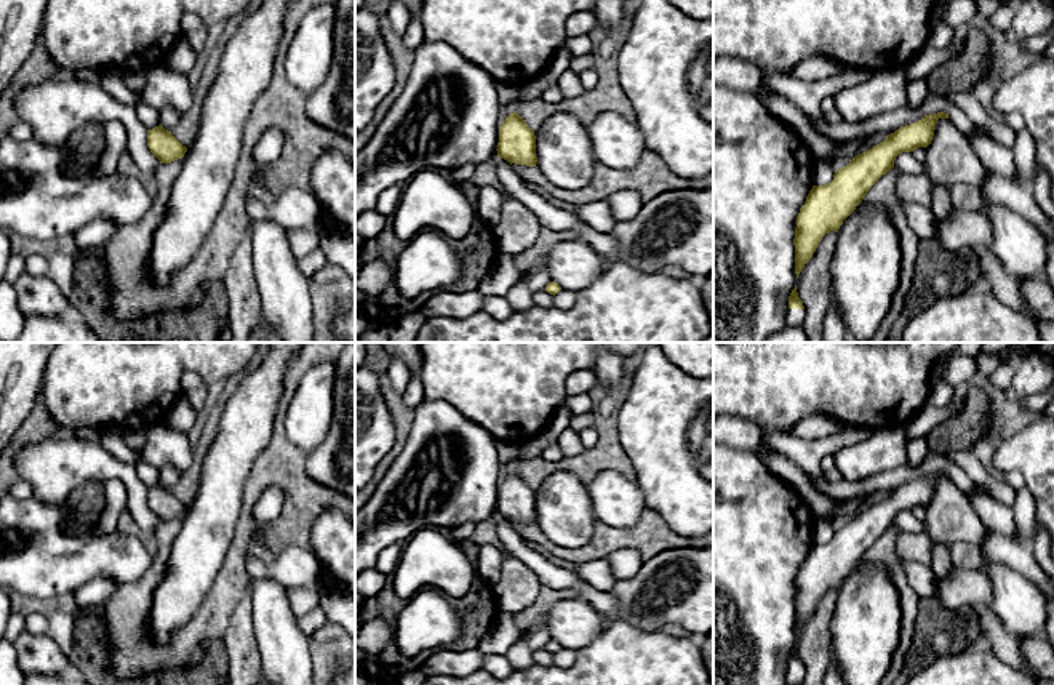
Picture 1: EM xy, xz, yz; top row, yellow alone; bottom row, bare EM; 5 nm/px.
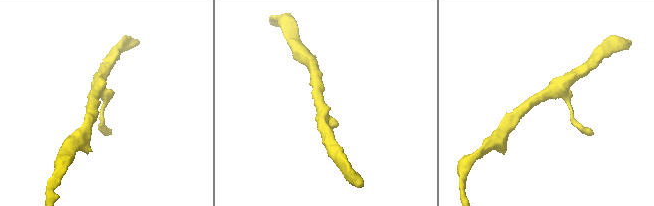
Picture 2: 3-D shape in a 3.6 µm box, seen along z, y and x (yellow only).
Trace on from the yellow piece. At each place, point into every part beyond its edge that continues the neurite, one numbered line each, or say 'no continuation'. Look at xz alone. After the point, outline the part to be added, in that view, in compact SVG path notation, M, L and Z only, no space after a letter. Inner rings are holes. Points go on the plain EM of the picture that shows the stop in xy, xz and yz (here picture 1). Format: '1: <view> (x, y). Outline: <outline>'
no continuation

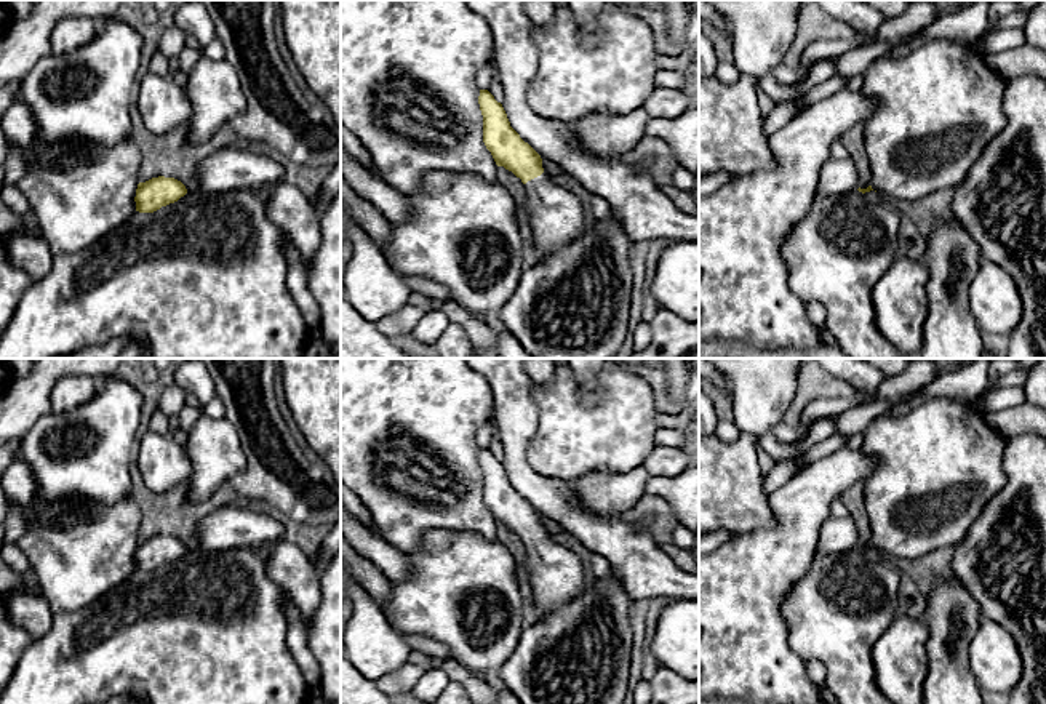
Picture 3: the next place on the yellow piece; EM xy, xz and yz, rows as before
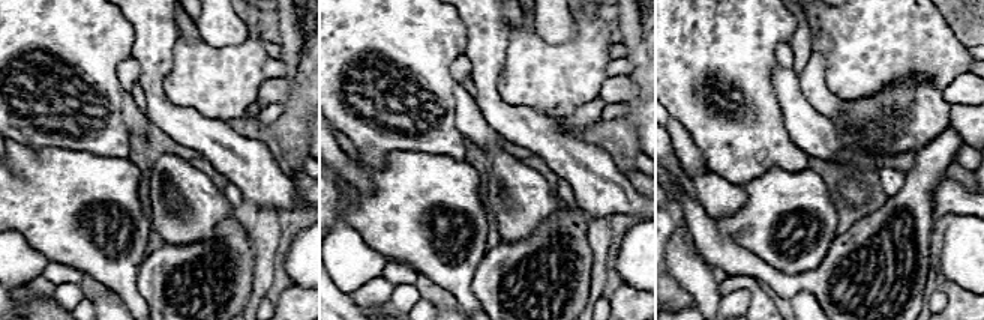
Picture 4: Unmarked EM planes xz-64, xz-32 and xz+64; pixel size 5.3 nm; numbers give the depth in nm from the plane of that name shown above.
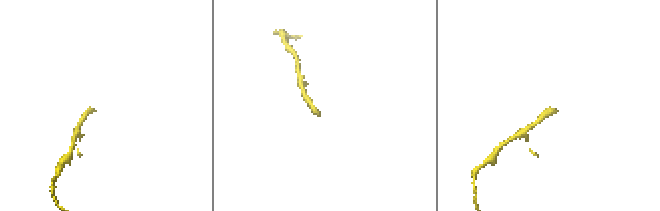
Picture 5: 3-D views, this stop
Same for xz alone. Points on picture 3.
1: xz (554, 575). Outline: M549 531L528 539L525 542L525 590L529 608L547 618L581 595L592 582L585 579L582 560L569 549L557 544Z

